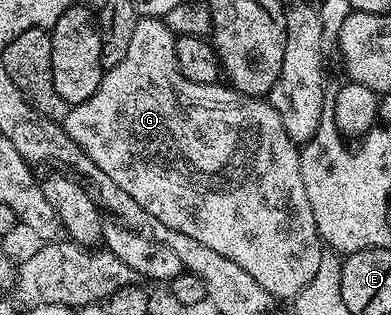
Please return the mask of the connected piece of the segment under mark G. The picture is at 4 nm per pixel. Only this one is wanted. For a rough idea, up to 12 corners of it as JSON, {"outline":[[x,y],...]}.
{"outline":[[141,16],[62,122],[273,299],[322,242],[271,101],[190,83]]}

